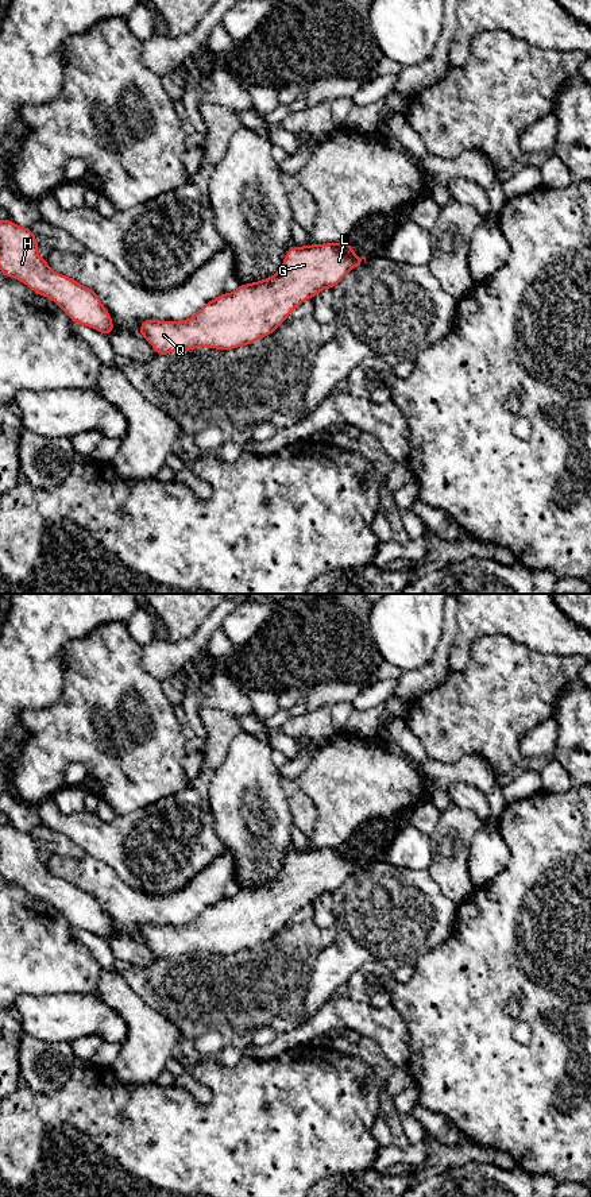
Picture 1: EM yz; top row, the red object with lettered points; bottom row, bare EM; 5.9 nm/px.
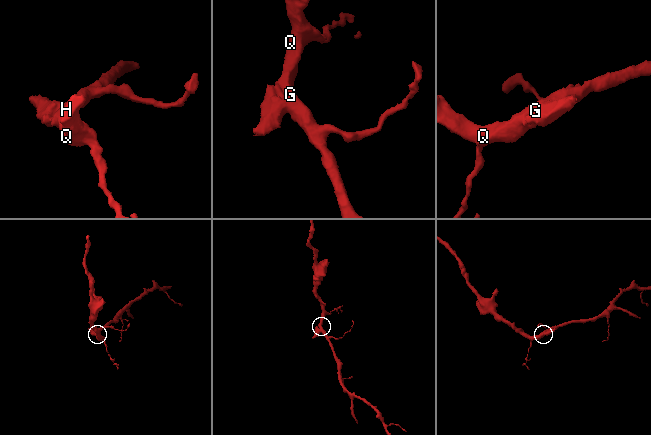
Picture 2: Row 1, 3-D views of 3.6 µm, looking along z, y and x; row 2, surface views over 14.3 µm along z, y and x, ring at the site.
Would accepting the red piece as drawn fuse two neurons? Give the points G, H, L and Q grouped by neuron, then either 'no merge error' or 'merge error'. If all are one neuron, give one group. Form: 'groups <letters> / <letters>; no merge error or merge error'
groups G H L Q; no merge error

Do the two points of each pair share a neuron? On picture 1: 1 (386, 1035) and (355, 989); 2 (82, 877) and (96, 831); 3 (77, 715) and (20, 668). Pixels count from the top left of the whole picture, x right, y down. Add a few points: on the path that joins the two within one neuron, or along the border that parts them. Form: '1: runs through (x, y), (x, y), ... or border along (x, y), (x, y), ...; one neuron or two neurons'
1: border along (347, 995), (374, 1007), (385, 1007), (390, 1003); two neurons
2: border along (87, 853), (100, 858), (116, 872); two neurons
3: border along (65, 668), (62, 694), (50, 705), (30, 710); two neurons

